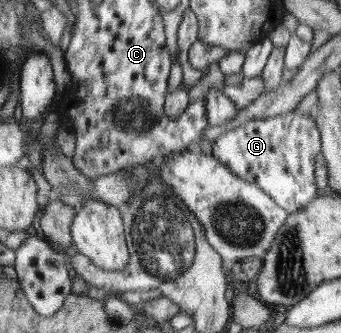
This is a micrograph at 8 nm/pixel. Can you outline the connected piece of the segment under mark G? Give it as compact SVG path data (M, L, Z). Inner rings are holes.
M295 111L240 124L212 143L214 158L242 179L256 183L289 213L316 198L316 166L321 152L321 133L316 122Z

